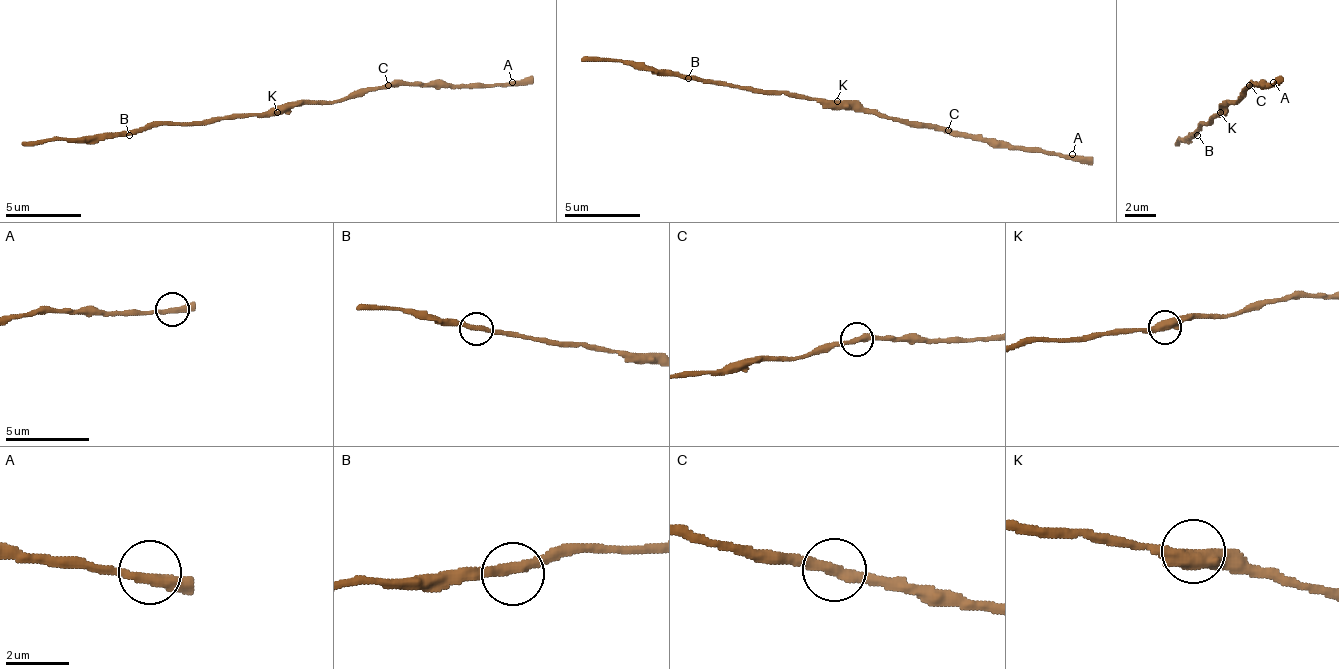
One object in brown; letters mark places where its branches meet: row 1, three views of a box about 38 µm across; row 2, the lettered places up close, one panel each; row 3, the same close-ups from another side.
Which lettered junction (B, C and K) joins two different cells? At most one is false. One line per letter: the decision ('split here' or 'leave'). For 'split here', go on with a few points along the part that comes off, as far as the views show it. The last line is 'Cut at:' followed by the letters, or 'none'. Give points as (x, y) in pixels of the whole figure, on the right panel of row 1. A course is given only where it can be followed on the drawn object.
B: leave
C: leave
K: leave
Cut at: none

